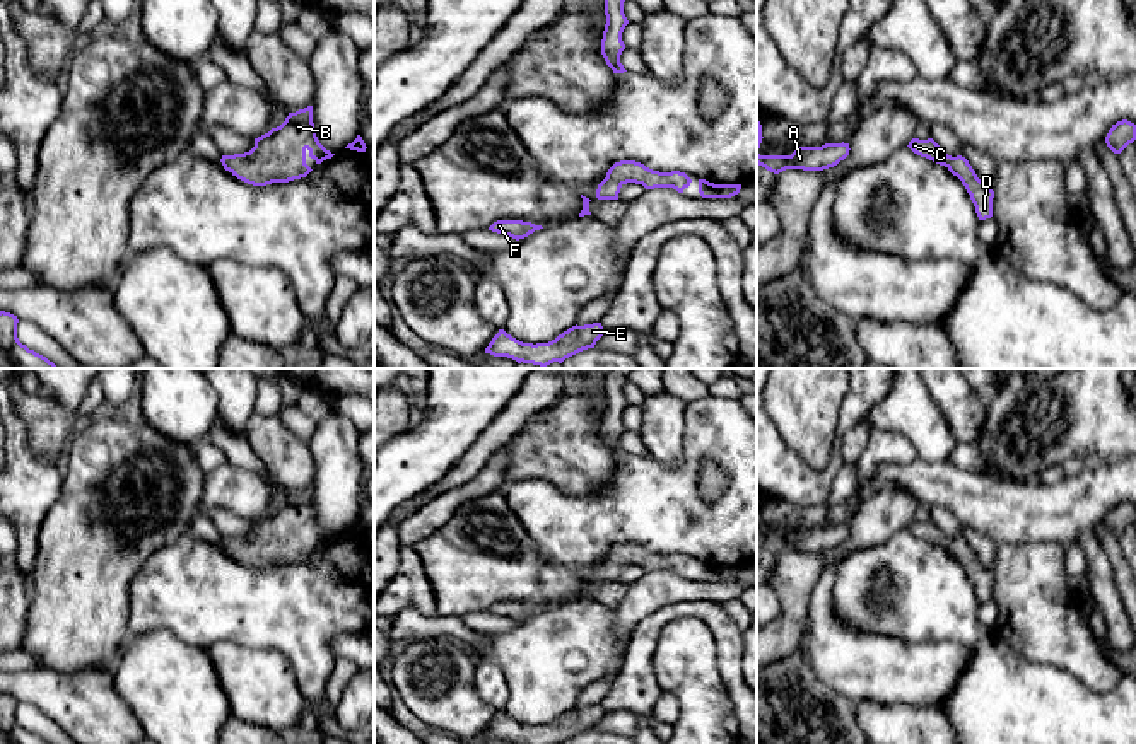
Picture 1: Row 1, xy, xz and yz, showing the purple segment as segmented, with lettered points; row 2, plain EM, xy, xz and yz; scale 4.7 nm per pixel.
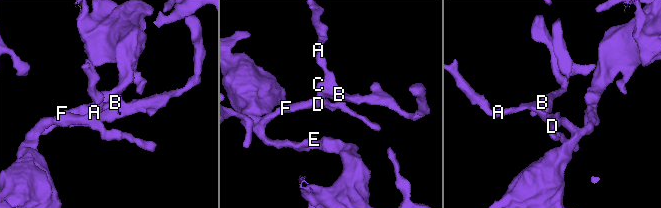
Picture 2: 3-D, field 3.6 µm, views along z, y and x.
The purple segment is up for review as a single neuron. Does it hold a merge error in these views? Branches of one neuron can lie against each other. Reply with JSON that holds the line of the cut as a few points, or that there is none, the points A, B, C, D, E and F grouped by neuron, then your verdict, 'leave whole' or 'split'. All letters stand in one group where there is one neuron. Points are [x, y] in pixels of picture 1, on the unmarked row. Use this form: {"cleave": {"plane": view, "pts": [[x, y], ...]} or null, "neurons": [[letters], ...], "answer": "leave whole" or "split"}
{"cleave": null, "neurons": [["A", "B", "C", "D", "E", "F"]], "answer": "leave whole"}

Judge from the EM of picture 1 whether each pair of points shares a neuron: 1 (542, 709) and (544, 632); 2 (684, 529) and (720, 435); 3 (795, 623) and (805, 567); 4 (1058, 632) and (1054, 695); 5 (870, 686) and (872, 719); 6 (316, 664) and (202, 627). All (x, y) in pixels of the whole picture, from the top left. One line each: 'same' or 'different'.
1: same
2: same
3: same
4: different
5: different
6: same

